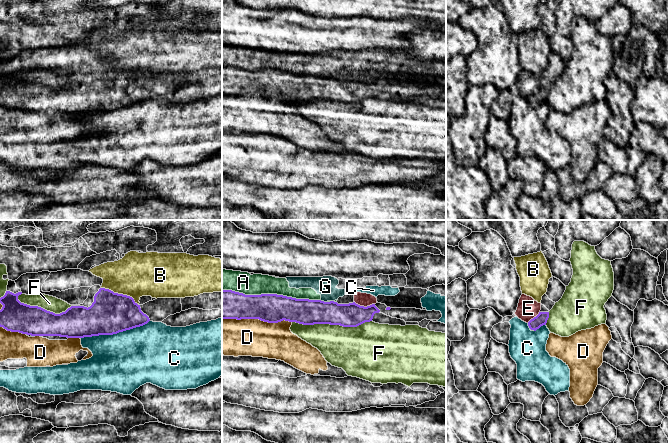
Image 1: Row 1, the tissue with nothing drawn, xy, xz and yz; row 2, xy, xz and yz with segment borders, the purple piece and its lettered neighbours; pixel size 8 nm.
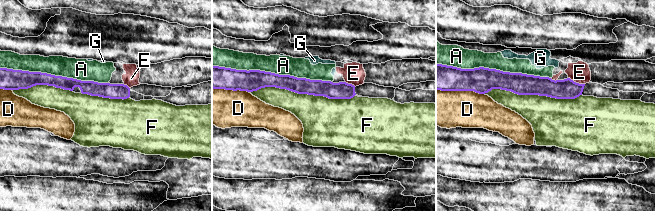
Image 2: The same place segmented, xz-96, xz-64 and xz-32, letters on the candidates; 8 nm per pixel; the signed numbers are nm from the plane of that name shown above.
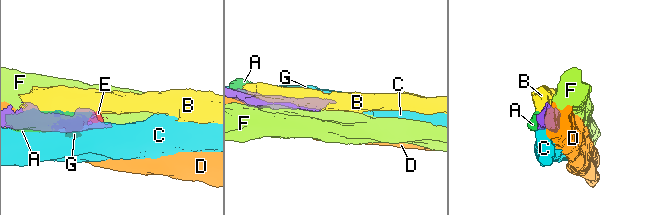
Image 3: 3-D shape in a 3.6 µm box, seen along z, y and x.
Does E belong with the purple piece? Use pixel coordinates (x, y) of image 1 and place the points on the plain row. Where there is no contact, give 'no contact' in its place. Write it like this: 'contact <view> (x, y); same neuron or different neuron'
contact xz (363, 82); different neuron

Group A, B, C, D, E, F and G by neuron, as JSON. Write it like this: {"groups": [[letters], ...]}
{"groups": [["A", "E", "G"], ["B"], ["C"], ["D"], ["F"]]}

